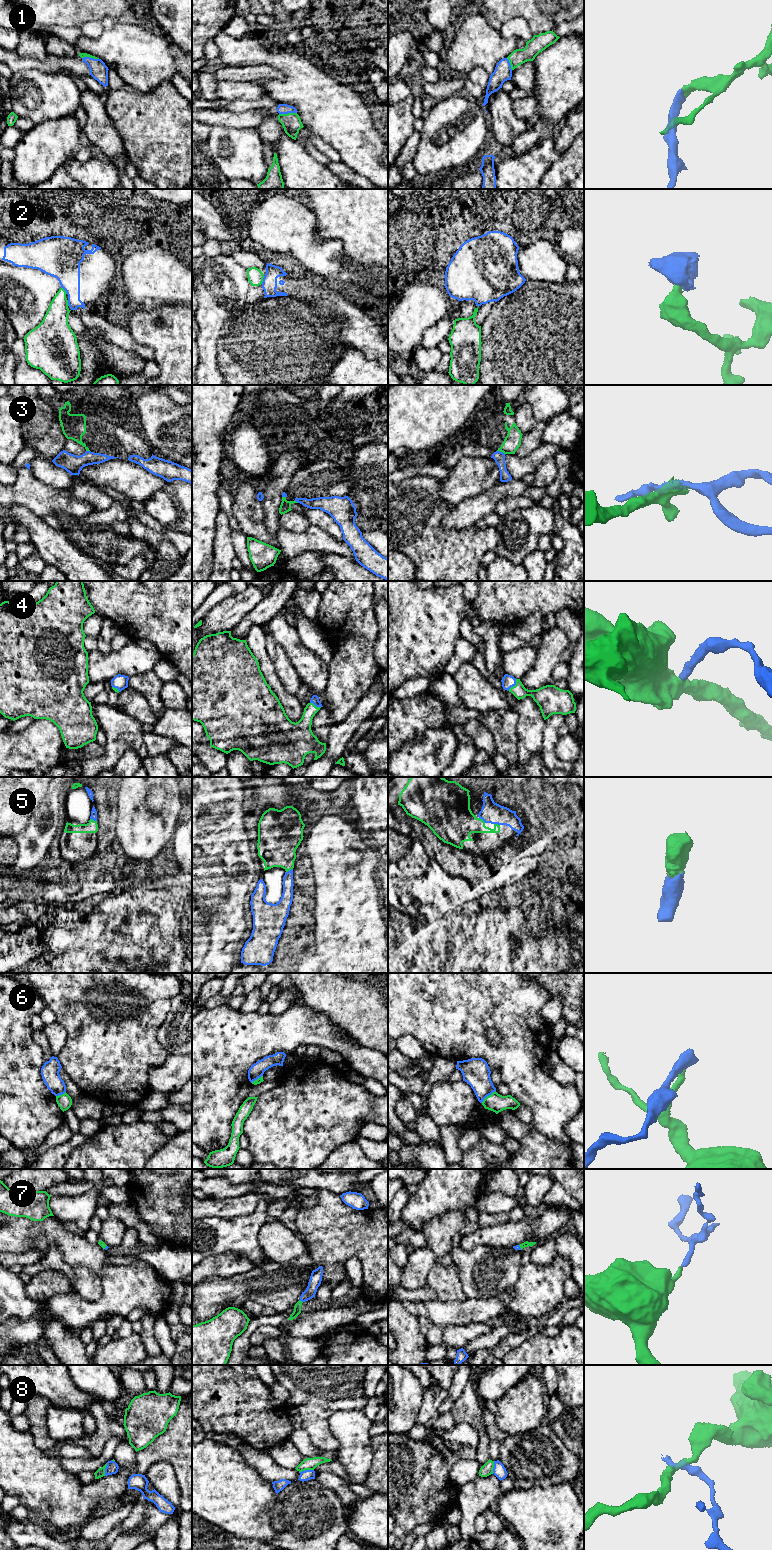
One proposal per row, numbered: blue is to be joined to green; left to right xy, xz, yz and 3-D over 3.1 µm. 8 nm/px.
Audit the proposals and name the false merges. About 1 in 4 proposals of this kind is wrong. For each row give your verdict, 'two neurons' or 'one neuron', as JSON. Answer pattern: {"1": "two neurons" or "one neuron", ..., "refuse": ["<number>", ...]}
{"1": "one neuron", "2": "two neurons", "3": "two neurons", "4": "one neuron", "5": "one neuron", "6": "two neurons", "7": "one neuron", "8": "two neurons", "refuse": ["2", "3", "6", "8"]}

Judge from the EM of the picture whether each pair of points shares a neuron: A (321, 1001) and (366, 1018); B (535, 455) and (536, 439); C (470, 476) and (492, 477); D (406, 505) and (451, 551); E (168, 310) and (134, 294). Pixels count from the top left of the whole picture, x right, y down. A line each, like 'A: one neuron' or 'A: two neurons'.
A: one neuron
B: two neurons
C: one neuron
D: one neuron
E: two neurons

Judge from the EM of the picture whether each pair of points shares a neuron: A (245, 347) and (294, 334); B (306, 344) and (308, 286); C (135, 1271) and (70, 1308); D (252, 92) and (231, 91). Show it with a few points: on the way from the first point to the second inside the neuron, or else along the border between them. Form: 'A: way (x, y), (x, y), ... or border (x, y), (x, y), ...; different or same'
A: way (257, 347), (282, 346); same
B: border (284, 296), (305, 300), (323, 319); different
C: way (119, 1287), (98, 1308), (86, 1308); same
D: way (247, 91), (236, 91); same

